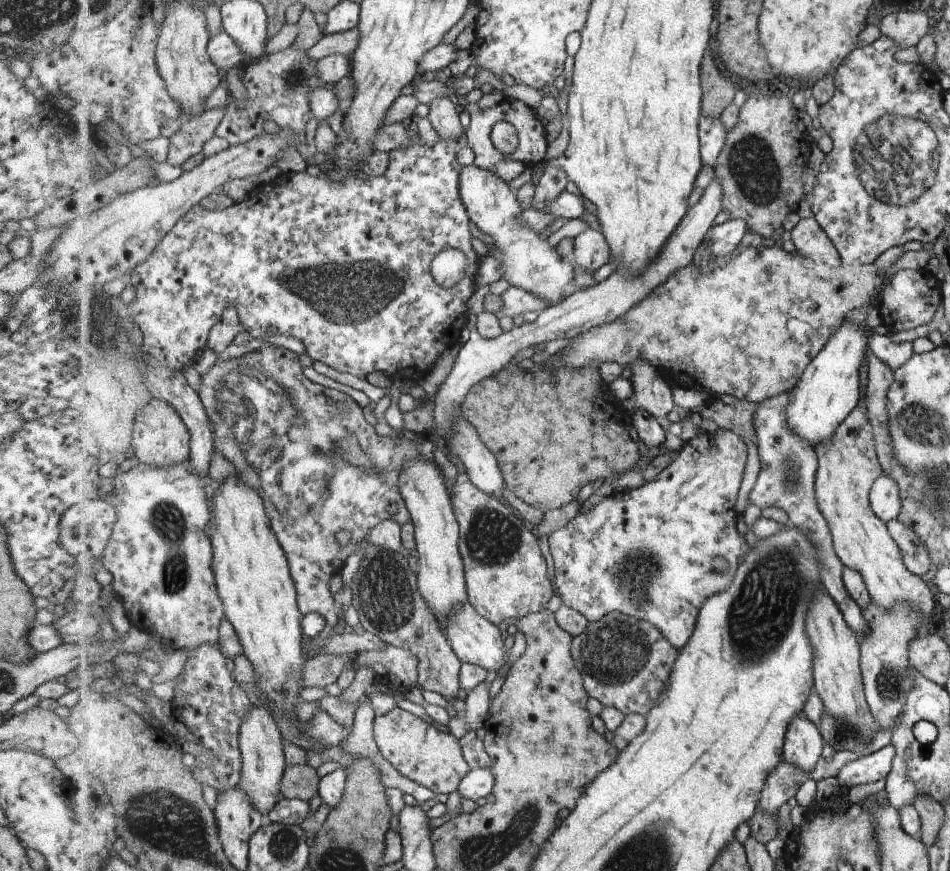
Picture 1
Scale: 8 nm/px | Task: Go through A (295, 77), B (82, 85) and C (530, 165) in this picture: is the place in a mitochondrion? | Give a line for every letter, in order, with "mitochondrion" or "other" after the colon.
A: mitochondrion
B: other
C: other

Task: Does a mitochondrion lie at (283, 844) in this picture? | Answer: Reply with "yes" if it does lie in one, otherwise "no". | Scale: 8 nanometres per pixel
yes

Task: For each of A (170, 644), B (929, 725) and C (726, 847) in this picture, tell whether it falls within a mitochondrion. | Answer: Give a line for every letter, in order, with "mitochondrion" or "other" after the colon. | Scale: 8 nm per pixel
A: other
B: other
C: other

